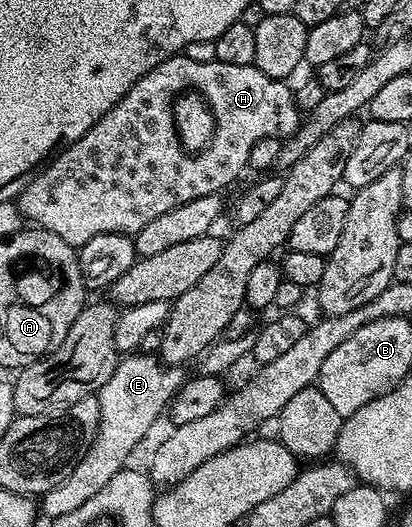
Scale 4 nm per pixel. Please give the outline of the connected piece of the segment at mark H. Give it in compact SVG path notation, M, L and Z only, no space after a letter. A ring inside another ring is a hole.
M183 55L166 59L158 67L154 67L149 73L142 75L142 79L138 79L138 83L134 83L134 87L130 87L130 91L126 96L113 109L106 111L106 115L102 115L102 119L98 119L98 123L94 123L94 127L90 127L90 131L86 131L86 135L82 135L82 139L78 139L72 145L63 146L27 182L29 185L21 191L20 197L18 196L20 211L33 226L49 229L51 233L58 235L58 239L66 239L66 243L70 243L74 247L84 245L90 239L94 239L94 235L106 235L107 233L134 235L138 231L142 231L142 227L146 227L146 223L158 219L158 215L166 215L166 211L174 211L174 207L182 207L182 203L190 203L190 199L202 199L202 195L224 191L224 188L240 172L245 172L248 169L250 147L254 147L254 143L258 143L267 137L283 139L291 136L301 123L302 111L296 106L296 95L293 86L291 84L288 86L288 84L287 80L272 80L270 75L266 75L255 65L235 65L234 63L222 63L217 60L210 63L194 63L194 59ZM180 137L184 141L196 141L199 137L204 141L208 141L212 137L212 142L205 149L198 150L197 153L187 153L184 150L183 143L180 142Z

